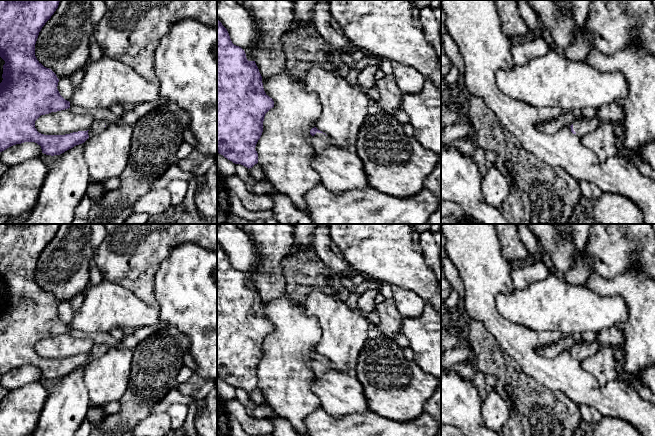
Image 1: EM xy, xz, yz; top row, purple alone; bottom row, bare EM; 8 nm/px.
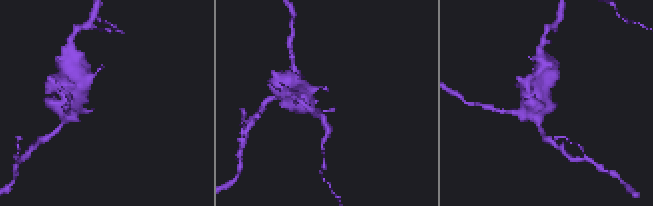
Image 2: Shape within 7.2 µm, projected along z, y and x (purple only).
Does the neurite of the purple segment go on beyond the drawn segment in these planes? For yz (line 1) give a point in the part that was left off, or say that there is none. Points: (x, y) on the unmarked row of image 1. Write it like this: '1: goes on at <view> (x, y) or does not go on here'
1: goes on at yz (585, 349)

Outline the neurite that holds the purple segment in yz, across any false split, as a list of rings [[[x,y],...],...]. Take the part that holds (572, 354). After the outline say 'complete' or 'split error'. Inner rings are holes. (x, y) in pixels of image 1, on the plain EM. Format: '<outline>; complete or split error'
[[[581,341],[579,345],[576,345],[570,350],[571,356],[582,361],[583,359],[595,354],[598,351],[599,344],[595,342]]]; split error

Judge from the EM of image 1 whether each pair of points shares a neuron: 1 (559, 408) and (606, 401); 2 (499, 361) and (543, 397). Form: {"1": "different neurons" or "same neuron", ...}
{"1": "different neurons", "2": "same neuron"}

